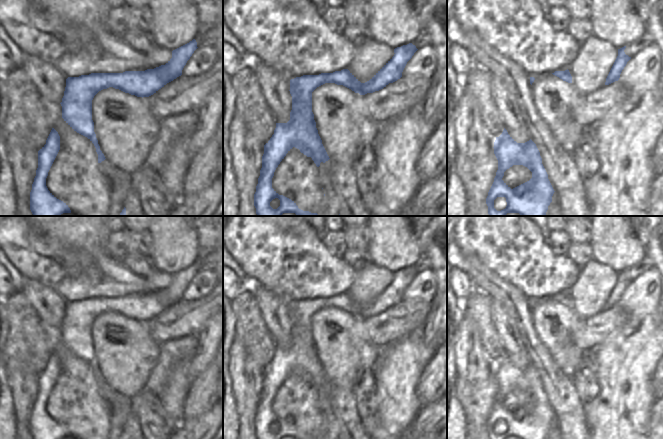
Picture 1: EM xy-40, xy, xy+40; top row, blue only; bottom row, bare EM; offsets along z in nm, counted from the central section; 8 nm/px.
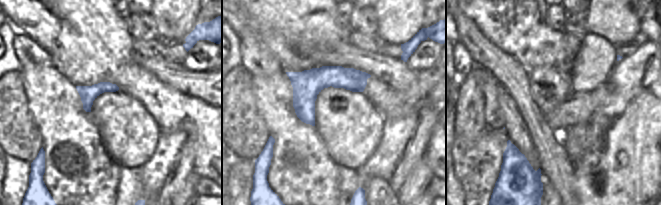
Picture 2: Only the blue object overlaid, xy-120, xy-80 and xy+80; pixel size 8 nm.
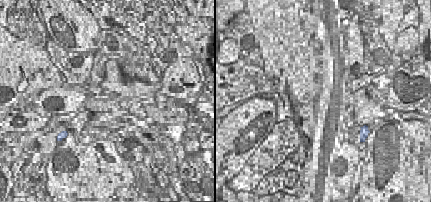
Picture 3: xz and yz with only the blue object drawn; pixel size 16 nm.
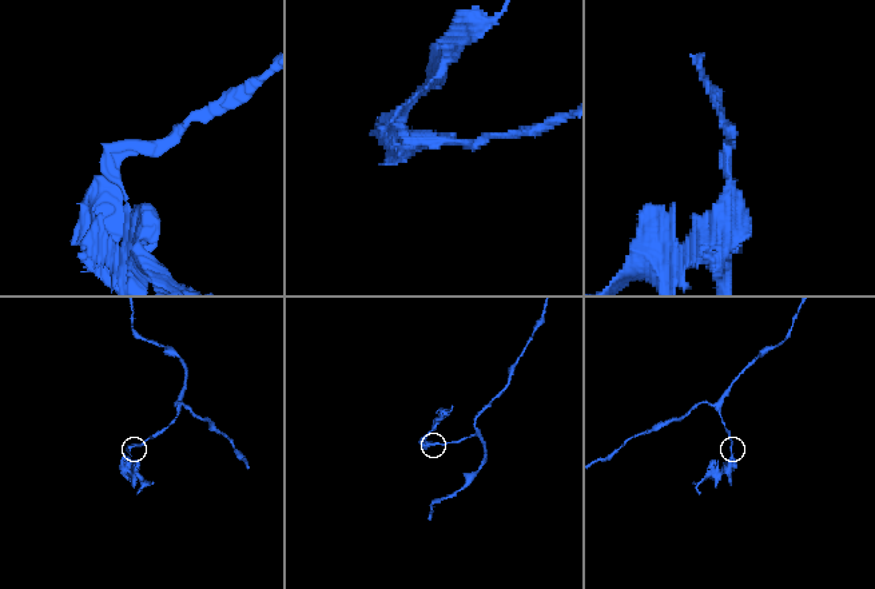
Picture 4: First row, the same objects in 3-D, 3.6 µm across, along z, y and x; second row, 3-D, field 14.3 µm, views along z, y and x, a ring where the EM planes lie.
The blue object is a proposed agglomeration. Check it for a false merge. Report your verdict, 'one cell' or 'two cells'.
two cells

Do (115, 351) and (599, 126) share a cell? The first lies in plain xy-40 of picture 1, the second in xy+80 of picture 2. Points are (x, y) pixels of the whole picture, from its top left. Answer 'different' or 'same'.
different

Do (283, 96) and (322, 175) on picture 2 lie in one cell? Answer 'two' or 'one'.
one

